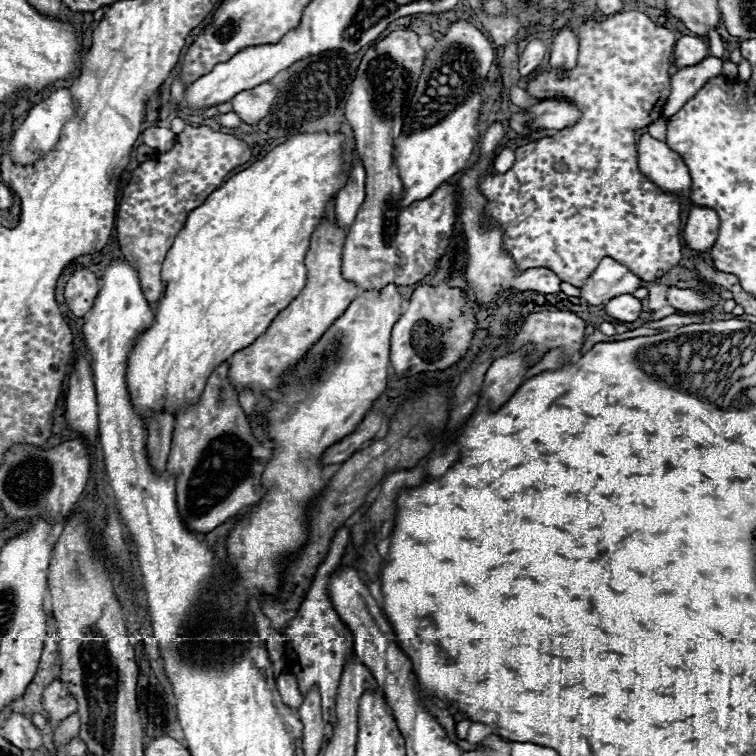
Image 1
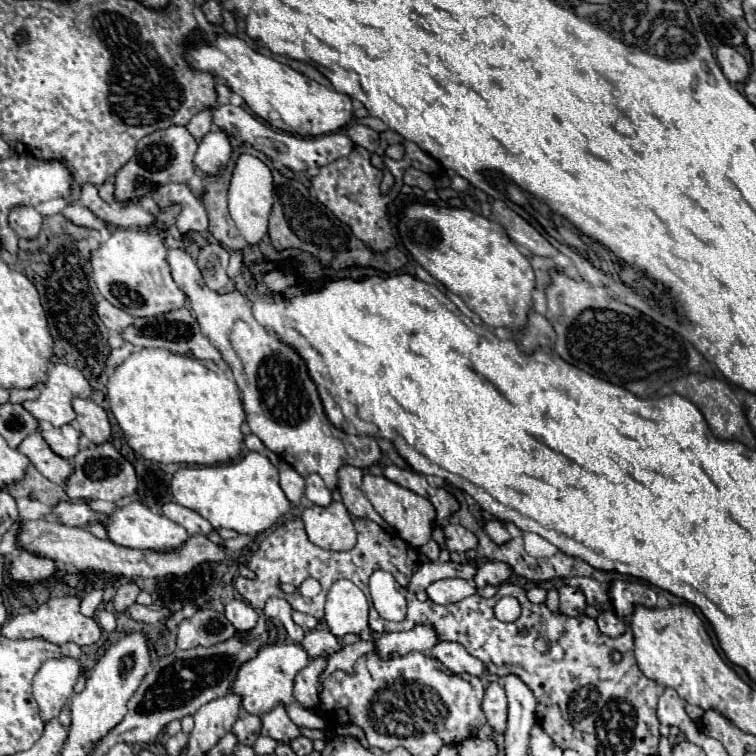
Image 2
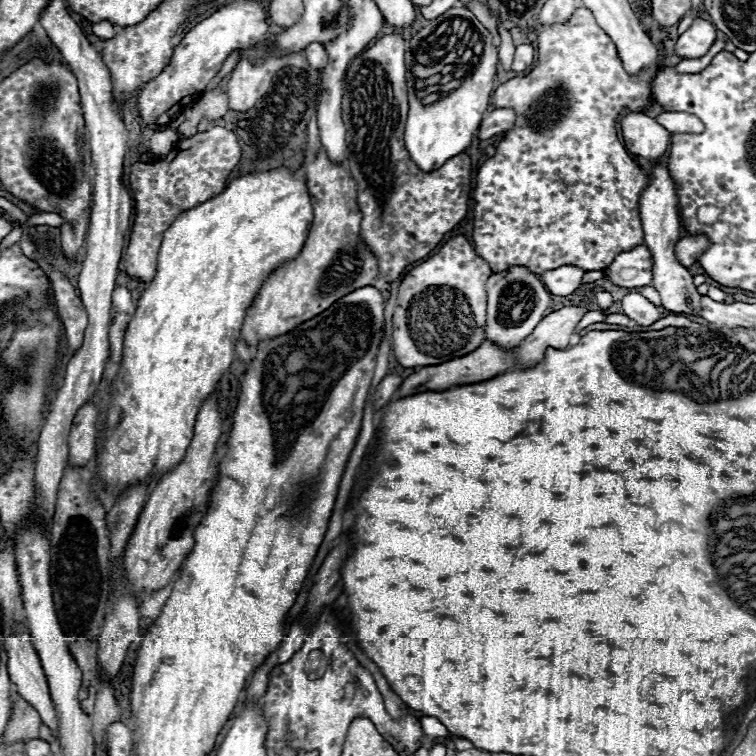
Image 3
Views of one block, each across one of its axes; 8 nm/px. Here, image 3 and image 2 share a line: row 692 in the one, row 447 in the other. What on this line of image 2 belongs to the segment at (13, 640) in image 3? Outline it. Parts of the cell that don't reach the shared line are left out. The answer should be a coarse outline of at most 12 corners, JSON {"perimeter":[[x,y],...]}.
{"perimeter":[[40,432],[18,450],[48,480],[64,486],[74,472],[70,460],[54,454]]}

